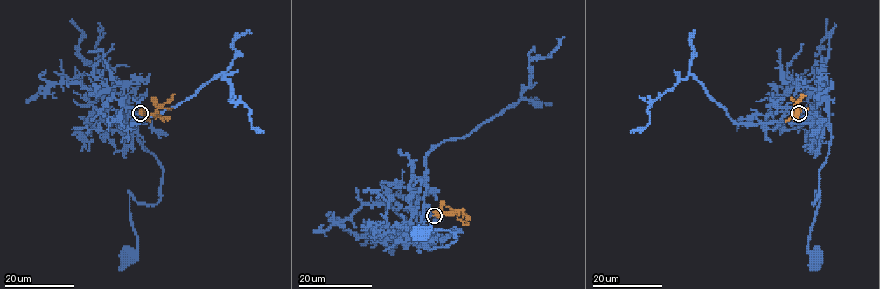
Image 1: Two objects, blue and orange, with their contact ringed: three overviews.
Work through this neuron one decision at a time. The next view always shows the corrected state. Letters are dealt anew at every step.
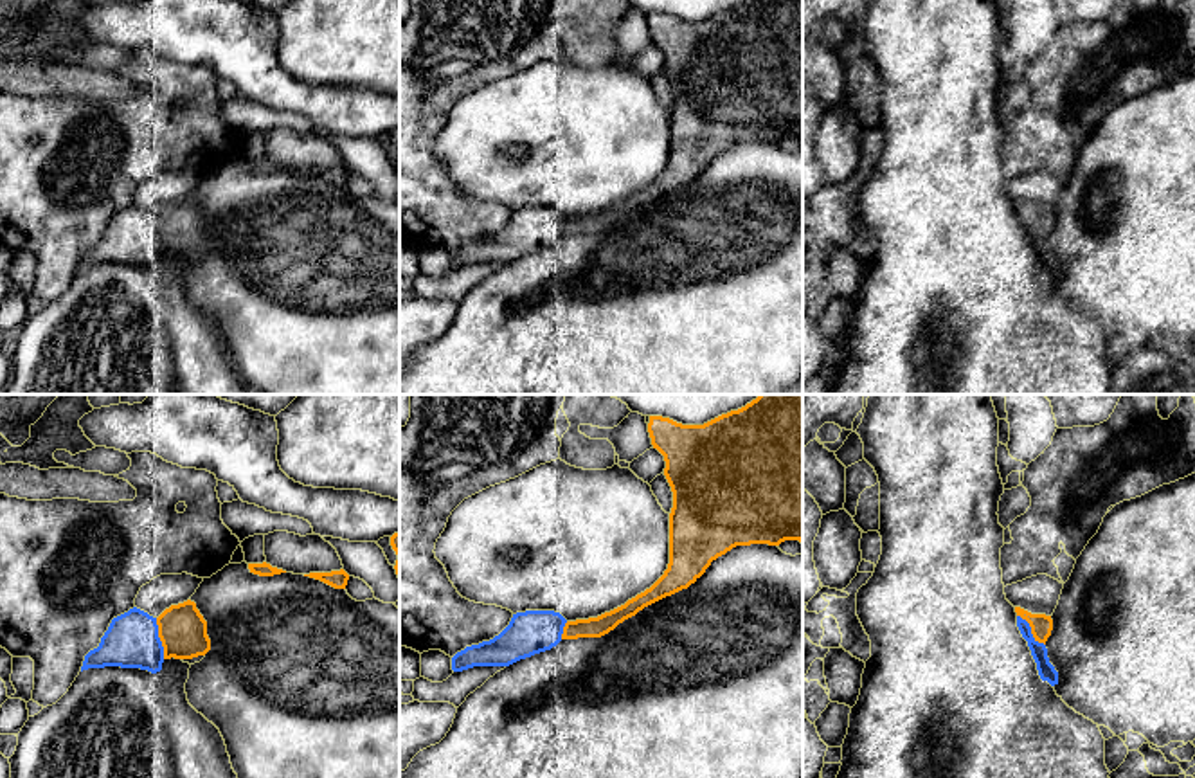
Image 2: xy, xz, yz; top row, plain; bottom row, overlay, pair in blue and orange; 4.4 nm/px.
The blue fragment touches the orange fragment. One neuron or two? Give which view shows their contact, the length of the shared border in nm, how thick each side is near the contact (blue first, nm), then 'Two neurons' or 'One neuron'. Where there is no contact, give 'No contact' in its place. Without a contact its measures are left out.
Touches blue in xy. Shared border 190 nm. Thickness 240 nm (blue) against 220 nm. One neuron

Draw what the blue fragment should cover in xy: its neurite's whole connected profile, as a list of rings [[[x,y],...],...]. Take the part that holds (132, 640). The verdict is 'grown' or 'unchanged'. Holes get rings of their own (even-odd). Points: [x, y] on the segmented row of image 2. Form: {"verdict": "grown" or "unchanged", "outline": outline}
{"verdict": "grown", "outline": [[[194,602],[171,605],[158,618],[133,607],[112,620],[99,647],[85,656],[81,672],[121,666],[157,674],[166,659],[193,659],[209,650],[207,621]]]}

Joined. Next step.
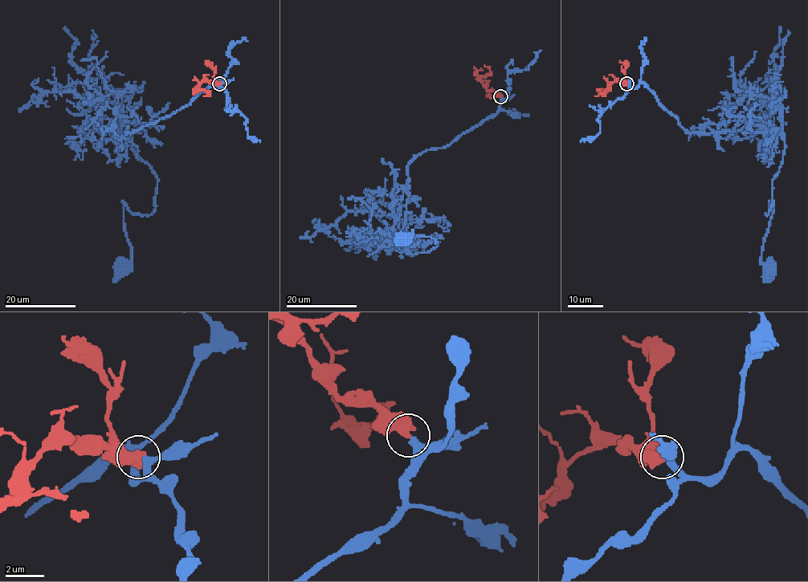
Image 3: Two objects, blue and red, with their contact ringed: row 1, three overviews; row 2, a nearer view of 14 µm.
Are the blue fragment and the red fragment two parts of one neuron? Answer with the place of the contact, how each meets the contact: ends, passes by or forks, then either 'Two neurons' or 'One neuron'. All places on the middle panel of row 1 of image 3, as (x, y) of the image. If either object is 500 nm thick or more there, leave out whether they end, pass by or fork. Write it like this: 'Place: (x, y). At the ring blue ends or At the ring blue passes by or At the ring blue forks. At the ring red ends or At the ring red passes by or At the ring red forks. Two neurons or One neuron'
Place: (500, 96). One neuron

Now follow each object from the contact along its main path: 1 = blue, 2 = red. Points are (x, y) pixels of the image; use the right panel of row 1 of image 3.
1: (627, 83), (643, 82), (689, 132), (781, 135), (785, 149), (762, 247), (771, 267)
2: (627, 83), (614, 81), (609, 89), (595, 95)

